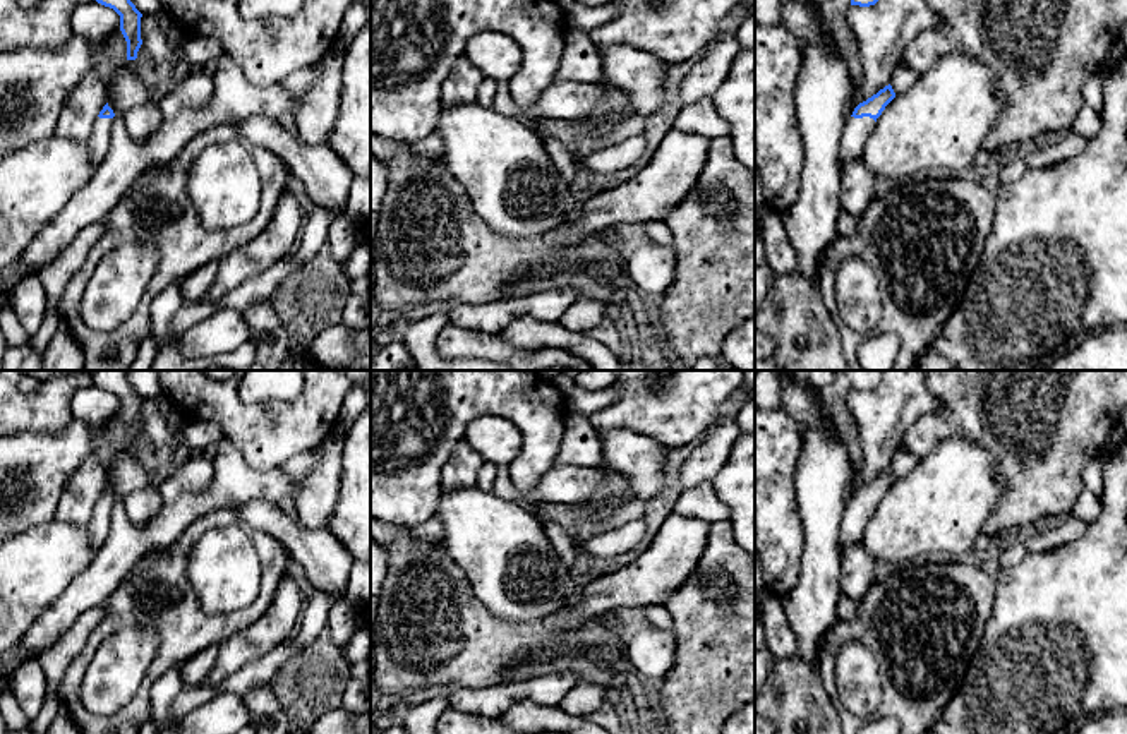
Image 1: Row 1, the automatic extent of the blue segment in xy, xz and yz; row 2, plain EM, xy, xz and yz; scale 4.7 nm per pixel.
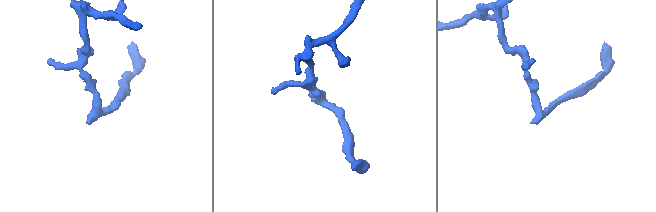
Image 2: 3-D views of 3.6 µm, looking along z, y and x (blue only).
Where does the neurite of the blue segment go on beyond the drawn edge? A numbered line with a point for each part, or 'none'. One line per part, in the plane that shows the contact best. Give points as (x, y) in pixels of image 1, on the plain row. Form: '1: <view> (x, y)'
1: yz (856, 515)

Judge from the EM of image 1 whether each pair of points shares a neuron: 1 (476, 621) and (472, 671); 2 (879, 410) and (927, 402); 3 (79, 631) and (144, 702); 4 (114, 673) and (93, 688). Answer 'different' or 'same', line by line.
1: same
2: same
3: different
4: same

